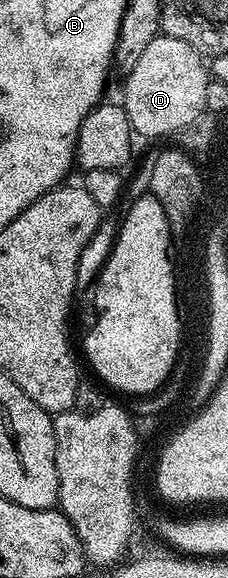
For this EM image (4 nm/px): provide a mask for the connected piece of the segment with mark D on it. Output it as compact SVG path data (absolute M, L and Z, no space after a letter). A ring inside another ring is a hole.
M159 35L146 46L146 51L134 62L134 70L126 73L128 80L124 84L124 97L122 103L126 114L132 123L132 131L137 137L140 136L168 136L180 133L184 127L197 118L200 112L205 111L206 86L210 79L206 60L195 48L191 48L184 40L173 36Z

